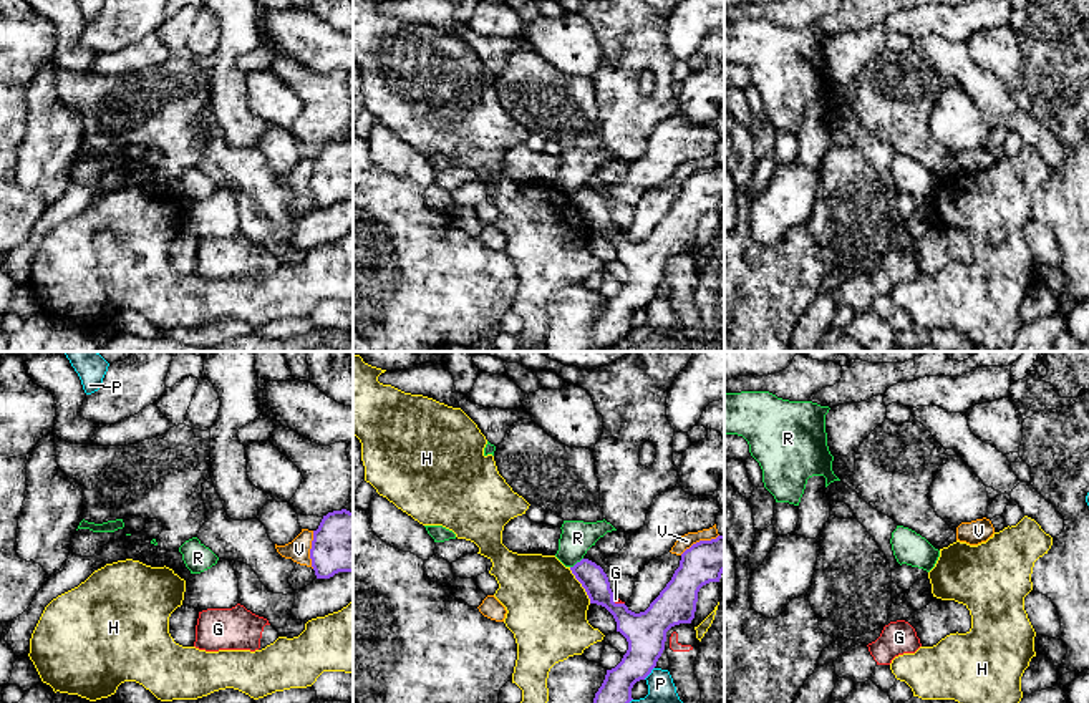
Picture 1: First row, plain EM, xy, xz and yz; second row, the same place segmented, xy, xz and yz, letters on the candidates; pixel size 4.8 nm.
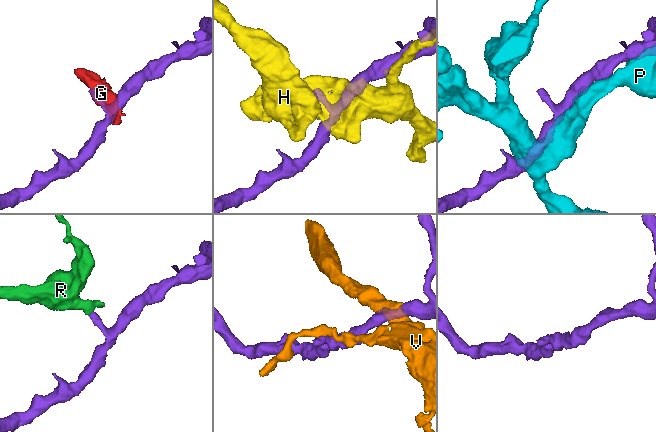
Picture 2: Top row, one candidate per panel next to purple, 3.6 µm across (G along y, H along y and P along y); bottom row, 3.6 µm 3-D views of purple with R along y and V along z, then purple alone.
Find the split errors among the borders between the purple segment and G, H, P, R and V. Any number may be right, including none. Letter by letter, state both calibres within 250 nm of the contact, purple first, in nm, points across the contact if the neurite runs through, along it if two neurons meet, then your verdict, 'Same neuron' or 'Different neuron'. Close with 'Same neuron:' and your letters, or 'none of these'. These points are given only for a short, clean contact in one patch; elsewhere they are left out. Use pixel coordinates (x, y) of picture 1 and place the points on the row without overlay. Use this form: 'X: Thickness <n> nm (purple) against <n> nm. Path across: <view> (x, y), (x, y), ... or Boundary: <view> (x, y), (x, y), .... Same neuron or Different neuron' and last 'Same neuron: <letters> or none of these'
G: Thickness 200 nm (purple) against 30 nm. Different neuron
H: Thickness 130 nm (purple) against 380 nm. Different neuron
P: Thickness 200 nm (purple) against 280 nm. Different neuron
R: Thickness 130 nm (purple) against 160 nm. Boundary: xz (582, 186), (571, 196). Different neuron
V: Thickness 300 nm (purple) against 110 nm. Different neuron
Same neuron: none of these

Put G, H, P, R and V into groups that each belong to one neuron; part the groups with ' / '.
G P / H / R / V

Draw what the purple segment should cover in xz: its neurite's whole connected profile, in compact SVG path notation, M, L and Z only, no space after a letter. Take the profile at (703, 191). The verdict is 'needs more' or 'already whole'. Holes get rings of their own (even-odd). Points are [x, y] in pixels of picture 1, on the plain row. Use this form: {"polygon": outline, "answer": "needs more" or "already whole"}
{"polygon": "M724 164L699 169L686 177L671 209L640 242L613 230L608 206L595 191L582 187L570 199L585 217L590 232L605 235L617 250L617 260L628 270L627 282L615 297L607 298L592 332L588 352L602 352L633 328L632 317L656 295L665 279L666 260L675 254L691 252L699 217L719 211L724 201Z", "answer": "already whole"}

